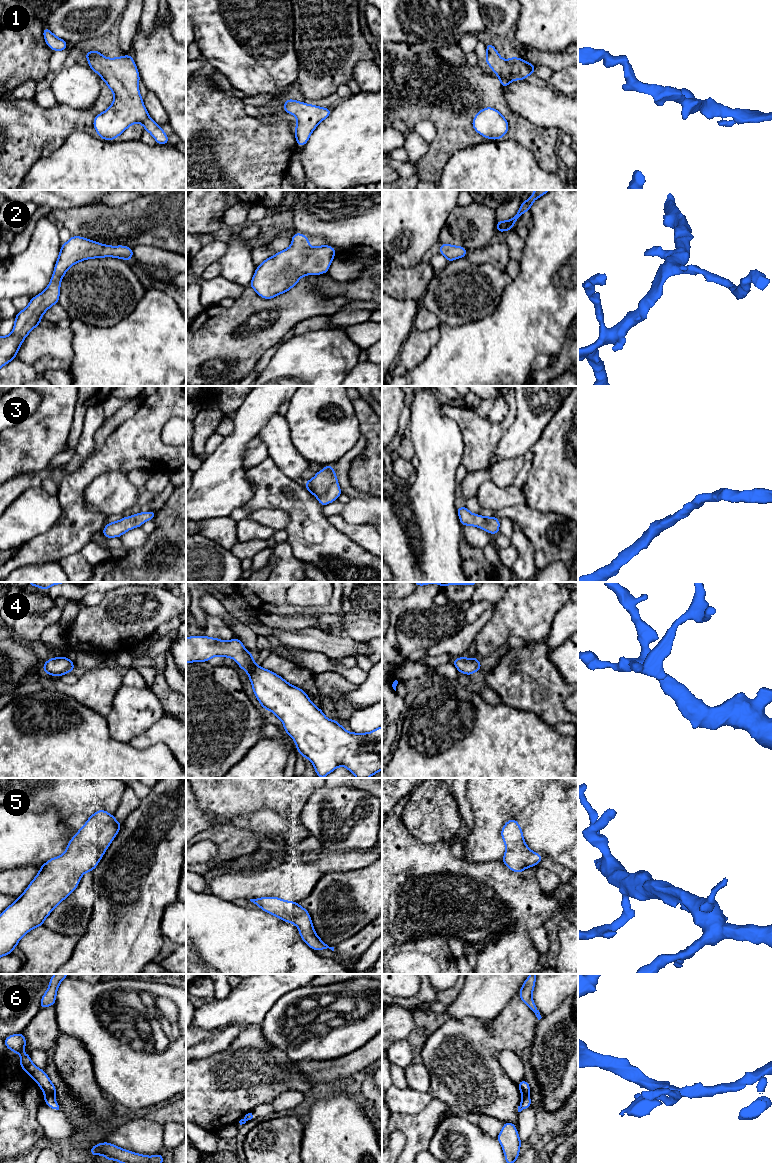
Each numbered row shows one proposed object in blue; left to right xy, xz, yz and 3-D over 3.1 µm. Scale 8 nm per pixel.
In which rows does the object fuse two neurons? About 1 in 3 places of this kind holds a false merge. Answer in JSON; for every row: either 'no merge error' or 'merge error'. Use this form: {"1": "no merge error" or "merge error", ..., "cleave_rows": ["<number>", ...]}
{"1": "no merge error", "2": "no merge error", "3": "no merge error", "4": "no merge error", "5": "no merge error", "6": "merge error", "cleave_rows": ["6"]}

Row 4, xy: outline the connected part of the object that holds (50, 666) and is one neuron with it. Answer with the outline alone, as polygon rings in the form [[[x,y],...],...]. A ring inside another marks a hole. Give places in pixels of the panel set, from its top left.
[[[65,656],[51,658],[43,664],[44,673],[59,677],[72,672],[74,668],[74,663]]]

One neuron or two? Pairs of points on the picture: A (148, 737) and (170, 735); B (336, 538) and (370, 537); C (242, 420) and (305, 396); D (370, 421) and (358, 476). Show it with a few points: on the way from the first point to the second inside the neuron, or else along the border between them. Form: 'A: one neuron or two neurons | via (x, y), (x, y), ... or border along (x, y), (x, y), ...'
A: one neuron | via (153, 735), (165, 735)
B: two neurons | border along (330, 524), (369, 551)
C: two neurons | border along (292, 396), (289, 399)
D: one neuron | via (371, 435), (371, 462)

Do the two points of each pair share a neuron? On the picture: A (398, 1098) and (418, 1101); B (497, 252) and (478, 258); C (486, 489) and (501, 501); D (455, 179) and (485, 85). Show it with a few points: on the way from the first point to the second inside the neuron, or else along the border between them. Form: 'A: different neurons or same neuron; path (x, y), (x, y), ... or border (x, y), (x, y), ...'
A: same neuron; path (403, 1100), (413, 1101)
B: same neuron; path (492, 254), (483, 255)
C: same neuron; path (490, 493), (497, 498)
D: different neurons; border (487, 139), (458, 149), (446, 162)

